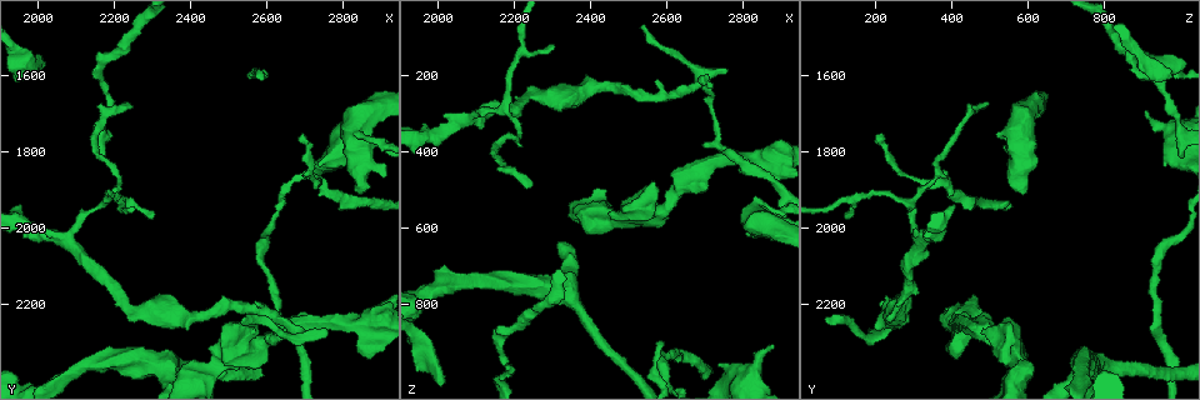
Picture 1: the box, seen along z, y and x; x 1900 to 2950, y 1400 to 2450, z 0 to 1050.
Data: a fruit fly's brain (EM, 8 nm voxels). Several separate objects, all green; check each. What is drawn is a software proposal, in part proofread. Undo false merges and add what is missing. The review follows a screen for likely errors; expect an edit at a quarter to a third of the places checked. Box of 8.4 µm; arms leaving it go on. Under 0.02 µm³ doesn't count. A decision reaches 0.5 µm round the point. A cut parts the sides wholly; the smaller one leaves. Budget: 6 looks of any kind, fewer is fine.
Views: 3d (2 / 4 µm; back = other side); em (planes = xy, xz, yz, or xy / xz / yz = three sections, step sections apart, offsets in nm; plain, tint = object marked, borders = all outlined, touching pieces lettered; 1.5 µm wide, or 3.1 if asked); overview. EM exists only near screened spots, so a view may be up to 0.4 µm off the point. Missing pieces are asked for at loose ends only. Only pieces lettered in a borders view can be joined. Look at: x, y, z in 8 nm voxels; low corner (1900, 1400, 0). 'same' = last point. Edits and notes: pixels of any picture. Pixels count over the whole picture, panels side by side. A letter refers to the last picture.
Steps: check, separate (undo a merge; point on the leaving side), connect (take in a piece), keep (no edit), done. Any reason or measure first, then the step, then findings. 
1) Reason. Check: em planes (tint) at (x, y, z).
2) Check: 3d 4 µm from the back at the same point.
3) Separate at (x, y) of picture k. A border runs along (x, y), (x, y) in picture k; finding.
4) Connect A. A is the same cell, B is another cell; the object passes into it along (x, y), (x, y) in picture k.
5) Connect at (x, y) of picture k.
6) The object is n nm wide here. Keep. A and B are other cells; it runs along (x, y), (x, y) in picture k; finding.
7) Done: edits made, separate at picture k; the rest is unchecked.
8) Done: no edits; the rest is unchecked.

Stops while still wide. Check: 3d 2 µm at (2855, 1910, 595).

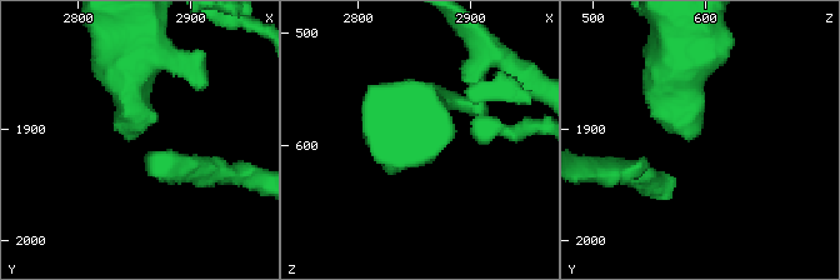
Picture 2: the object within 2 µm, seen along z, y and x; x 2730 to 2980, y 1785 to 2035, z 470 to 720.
Check: em planes (borders) at (2856, 1902, 592).

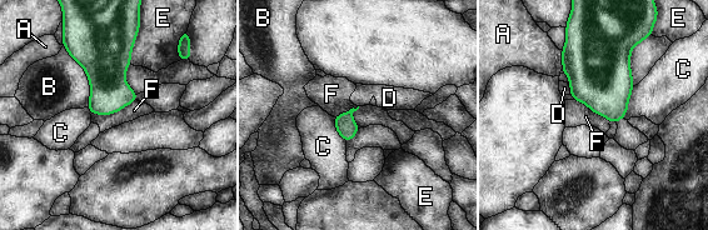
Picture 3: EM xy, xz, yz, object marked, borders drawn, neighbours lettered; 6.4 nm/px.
Keep. A, B, C, D, E and F are other cells; a border runs along (333, 116), (353, 108), (359, 128) in picture 3; none of them fits.

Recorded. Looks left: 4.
Thick turns thin. Check: 3d 4 µm at (2735, 1875, 370).

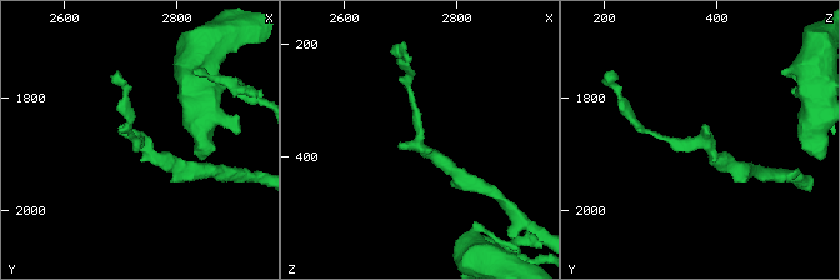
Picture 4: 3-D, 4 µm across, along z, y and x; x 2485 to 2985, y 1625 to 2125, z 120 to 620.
Need the tissue. Check: em xy step 8 (tint) at (2735, 1880, 360).

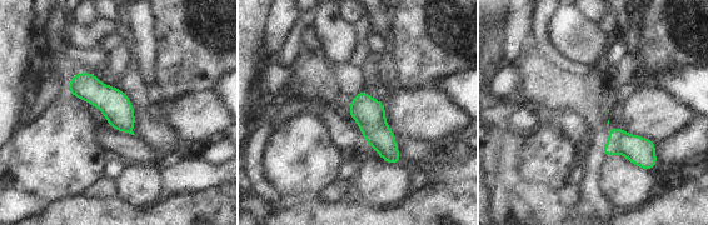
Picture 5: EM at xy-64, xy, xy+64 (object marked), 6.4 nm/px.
Check: em xz step 4 (borders) at the same point.

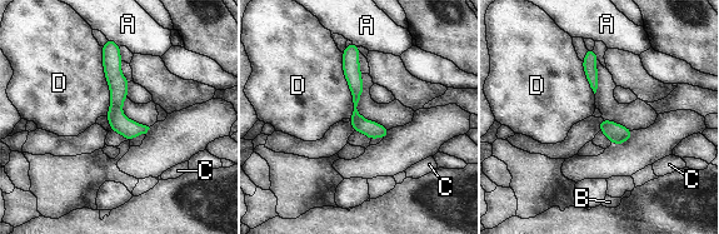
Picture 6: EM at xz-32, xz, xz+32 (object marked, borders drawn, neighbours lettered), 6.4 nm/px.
The object is 70 nm wide here. Keep. A, B, C and D are other cells; it runs along (109, 43), (116, 119), (129, 137) in picture 6; one neuron here.

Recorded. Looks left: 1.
Done: no edits; the rest is unchecked.

